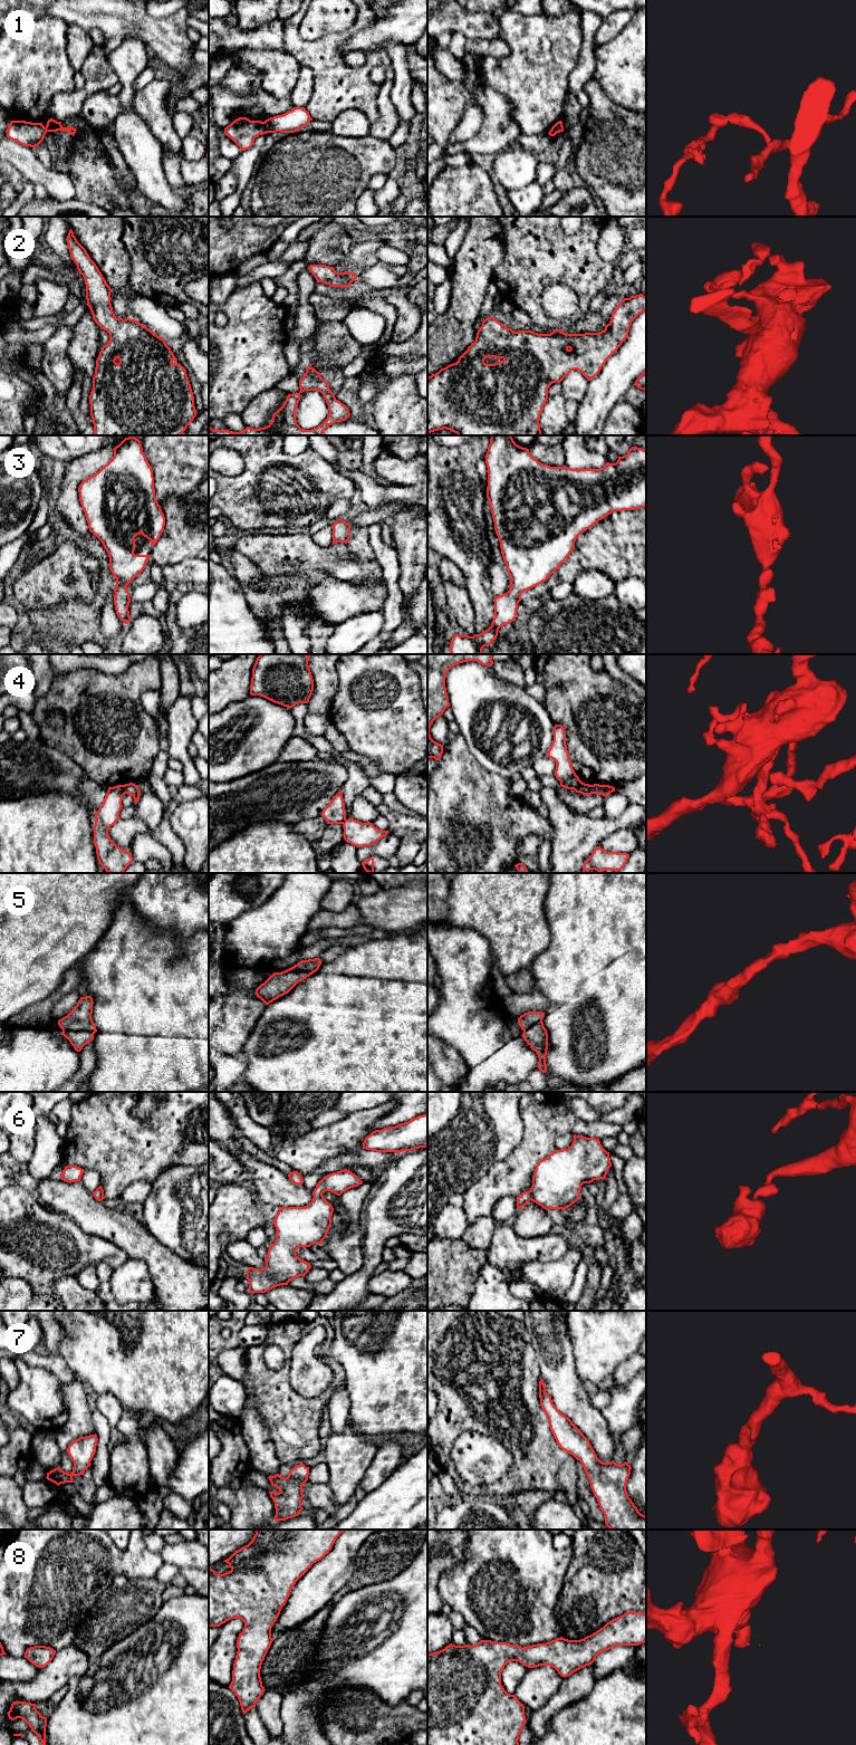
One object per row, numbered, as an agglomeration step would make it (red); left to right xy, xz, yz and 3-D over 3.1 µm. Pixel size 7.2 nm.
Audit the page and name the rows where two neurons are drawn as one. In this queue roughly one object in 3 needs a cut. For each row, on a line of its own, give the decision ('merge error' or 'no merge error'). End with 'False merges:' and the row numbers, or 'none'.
1: merge error
2: no merge error
3: no merge error
4: merge error
5: no merge error
6: no merge error
7: no merge error
8: no merge error
False merges: 1, 4

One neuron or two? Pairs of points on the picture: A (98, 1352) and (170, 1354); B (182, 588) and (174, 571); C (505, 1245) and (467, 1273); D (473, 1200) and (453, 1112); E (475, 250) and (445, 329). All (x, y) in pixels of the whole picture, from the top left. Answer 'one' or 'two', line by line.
A: one
B: two
C: two
D: two
E: one

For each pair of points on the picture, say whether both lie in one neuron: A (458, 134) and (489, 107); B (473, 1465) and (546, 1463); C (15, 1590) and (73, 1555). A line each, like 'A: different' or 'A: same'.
A: different
B: different
C: same

